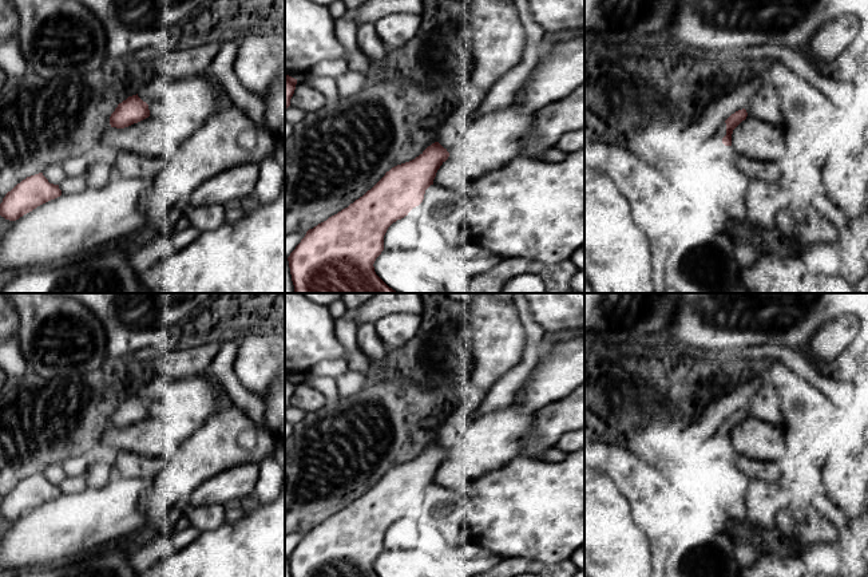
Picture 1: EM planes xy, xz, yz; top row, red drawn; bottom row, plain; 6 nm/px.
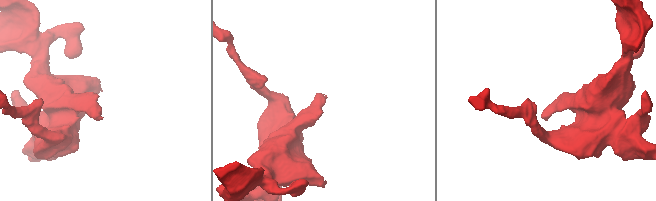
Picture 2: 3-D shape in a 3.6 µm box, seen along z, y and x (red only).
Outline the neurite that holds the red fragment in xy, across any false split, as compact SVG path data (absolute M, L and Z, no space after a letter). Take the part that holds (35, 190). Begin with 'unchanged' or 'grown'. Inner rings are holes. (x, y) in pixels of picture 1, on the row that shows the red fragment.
unchanged; M43 173L27 177L5 194L0 216L16 221L37 206L62 195L59 185L49 183Z

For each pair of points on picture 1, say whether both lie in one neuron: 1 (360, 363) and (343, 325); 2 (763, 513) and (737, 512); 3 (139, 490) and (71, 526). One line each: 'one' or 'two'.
1: one
2: two
3: one

